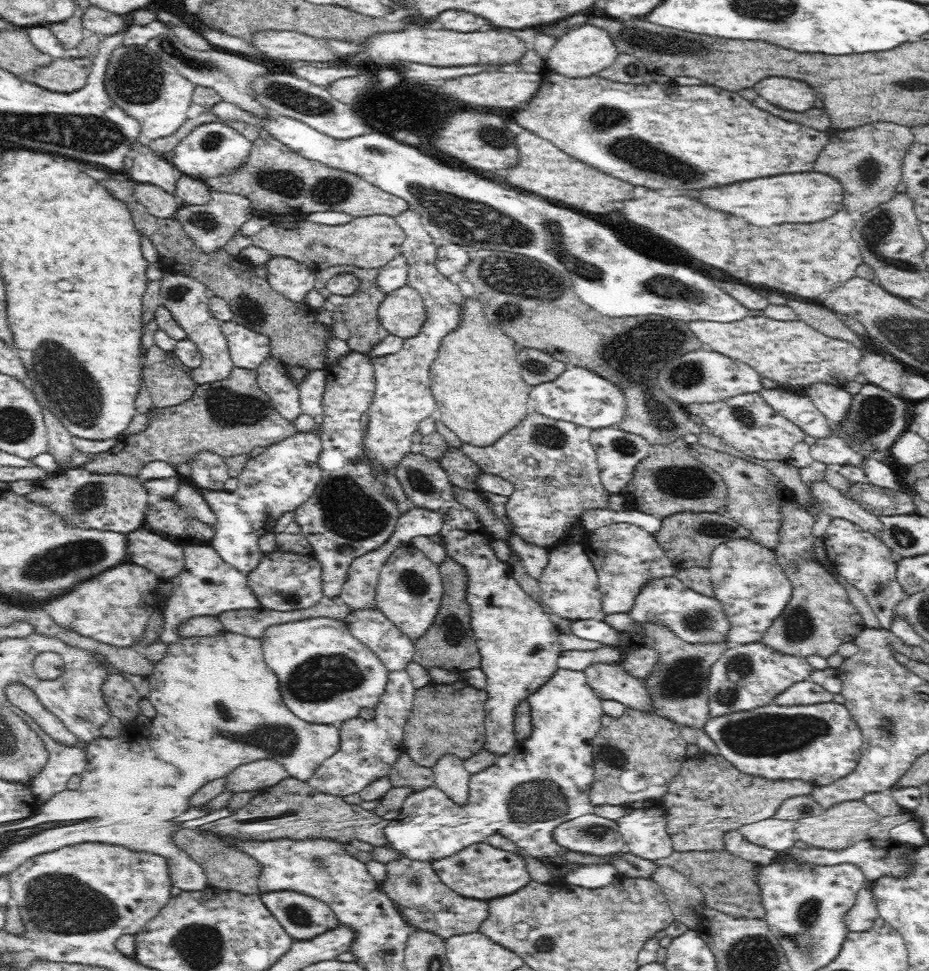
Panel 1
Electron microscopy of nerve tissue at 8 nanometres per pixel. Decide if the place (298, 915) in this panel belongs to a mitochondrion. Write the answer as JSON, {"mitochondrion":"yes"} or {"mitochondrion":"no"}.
{"mitochondrion":"yes"}

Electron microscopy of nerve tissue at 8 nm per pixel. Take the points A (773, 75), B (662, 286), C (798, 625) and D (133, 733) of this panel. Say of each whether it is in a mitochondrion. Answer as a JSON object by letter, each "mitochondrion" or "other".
{"A":"other","B":"mitochondrion","C":"mitochondrion","D":"other"}

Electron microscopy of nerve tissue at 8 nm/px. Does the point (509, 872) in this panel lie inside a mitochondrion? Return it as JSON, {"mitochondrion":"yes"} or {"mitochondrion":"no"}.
{"mitochondrion":"no"}

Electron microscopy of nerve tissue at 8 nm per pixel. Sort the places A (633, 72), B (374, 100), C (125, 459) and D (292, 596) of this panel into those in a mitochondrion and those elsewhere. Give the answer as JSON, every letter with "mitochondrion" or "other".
{"A":"mitochondrion","B":"other","C":"other","D":"mitochondrion"}

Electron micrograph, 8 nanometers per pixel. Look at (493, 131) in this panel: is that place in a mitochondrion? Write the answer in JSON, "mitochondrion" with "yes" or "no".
{"mitochondrion":"yes"}

